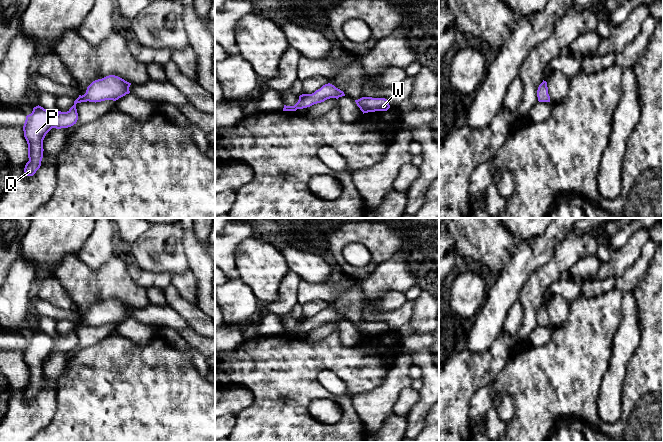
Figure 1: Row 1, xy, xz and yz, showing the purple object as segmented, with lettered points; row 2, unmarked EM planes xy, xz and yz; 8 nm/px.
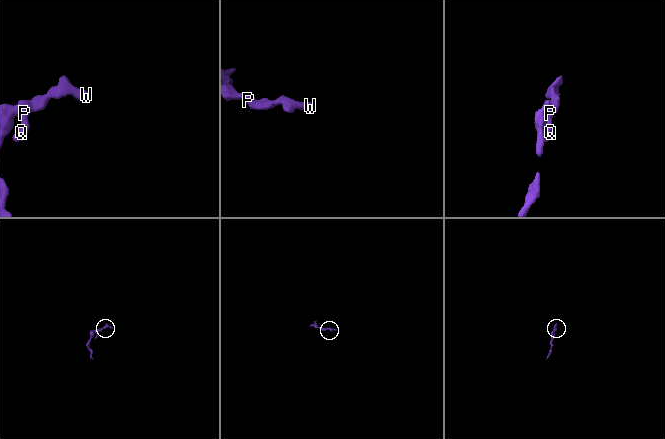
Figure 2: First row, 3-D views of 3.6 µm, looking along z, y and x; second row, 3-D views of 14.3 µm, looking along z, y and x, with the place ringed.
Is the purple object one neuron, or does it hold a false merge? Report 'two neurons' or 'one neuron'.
two neurons

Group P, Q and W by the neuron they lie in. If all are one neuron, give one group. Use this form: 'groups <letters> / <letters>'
groups P Q / W

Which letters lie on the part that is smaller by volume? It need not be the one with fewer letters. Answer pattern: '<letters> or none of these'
W

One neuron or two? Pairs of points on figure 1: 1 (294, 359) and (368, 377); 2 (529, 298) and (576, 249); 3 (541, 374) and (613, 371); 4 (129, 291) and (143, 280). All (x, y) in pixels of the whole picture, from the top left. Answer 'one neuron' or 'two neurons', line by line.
1: one neuron
2: one neuron
3: two neurons
4: two neurons

